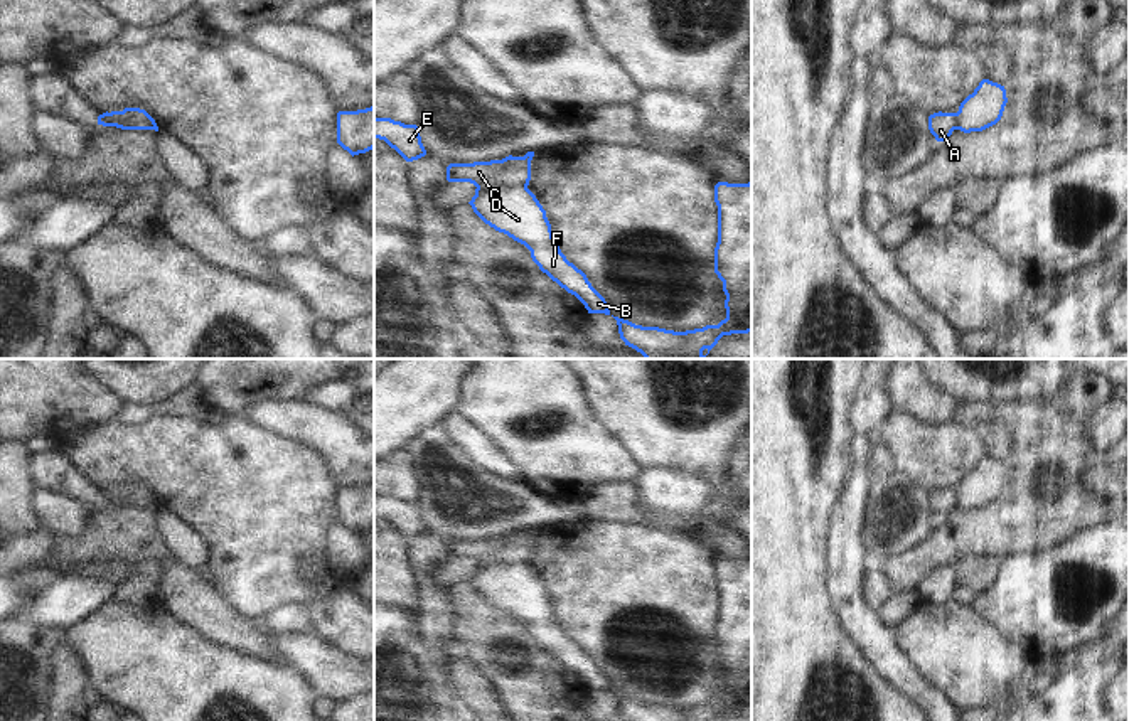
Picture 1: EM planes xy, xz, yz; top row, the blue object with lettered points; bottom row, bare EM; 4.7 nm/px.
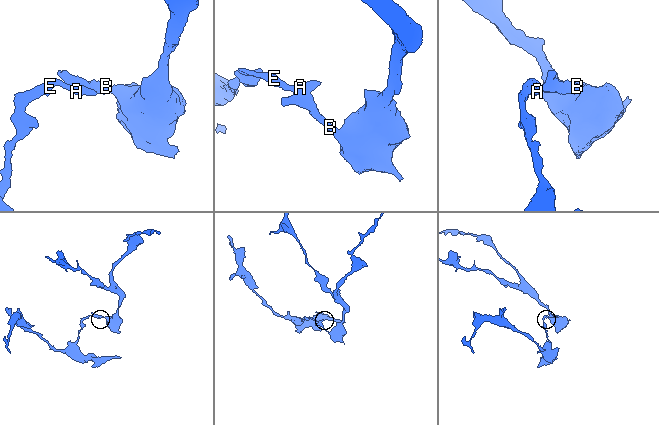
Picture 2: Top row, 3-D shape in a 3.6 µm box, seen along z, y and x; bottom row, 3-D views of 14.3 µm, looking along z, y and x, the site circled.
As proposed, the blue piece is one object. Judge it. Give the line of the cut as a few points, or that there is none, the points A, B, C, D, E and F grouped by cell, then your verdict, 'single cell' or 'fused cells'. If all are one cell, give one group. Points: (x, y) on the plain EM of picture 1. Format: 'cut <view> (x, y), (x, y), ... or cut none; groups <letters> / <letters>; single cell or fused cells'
cut xz (526, 563), (489, 563), (477, 566); groups A C E / B D F; fused cells

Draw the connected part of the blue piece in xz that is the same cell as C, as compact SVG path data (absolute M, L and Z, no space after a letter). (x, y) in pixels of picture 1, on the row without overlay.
M534 529L524 534L506 534L502 537L474 539L474 541L450 541L447 544L448 559L470 559L477 566L500 564L500 563L529 563L531 537Z

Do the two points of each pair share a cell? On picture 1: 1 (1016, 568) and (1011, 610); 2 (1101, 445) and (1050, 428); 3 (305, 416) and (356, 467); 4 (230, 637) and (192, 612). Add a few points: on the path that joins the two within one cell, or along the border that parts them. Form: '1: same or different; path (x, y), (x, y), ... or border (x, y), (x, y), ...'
1: same; path (1016, 578), (1016, 600)
2: different; border (1102, 403), (1091, 423), (1094, 452)
3: same; path (317, 428), (344, 455)
4: same; path (221, 629), (201, 612)

